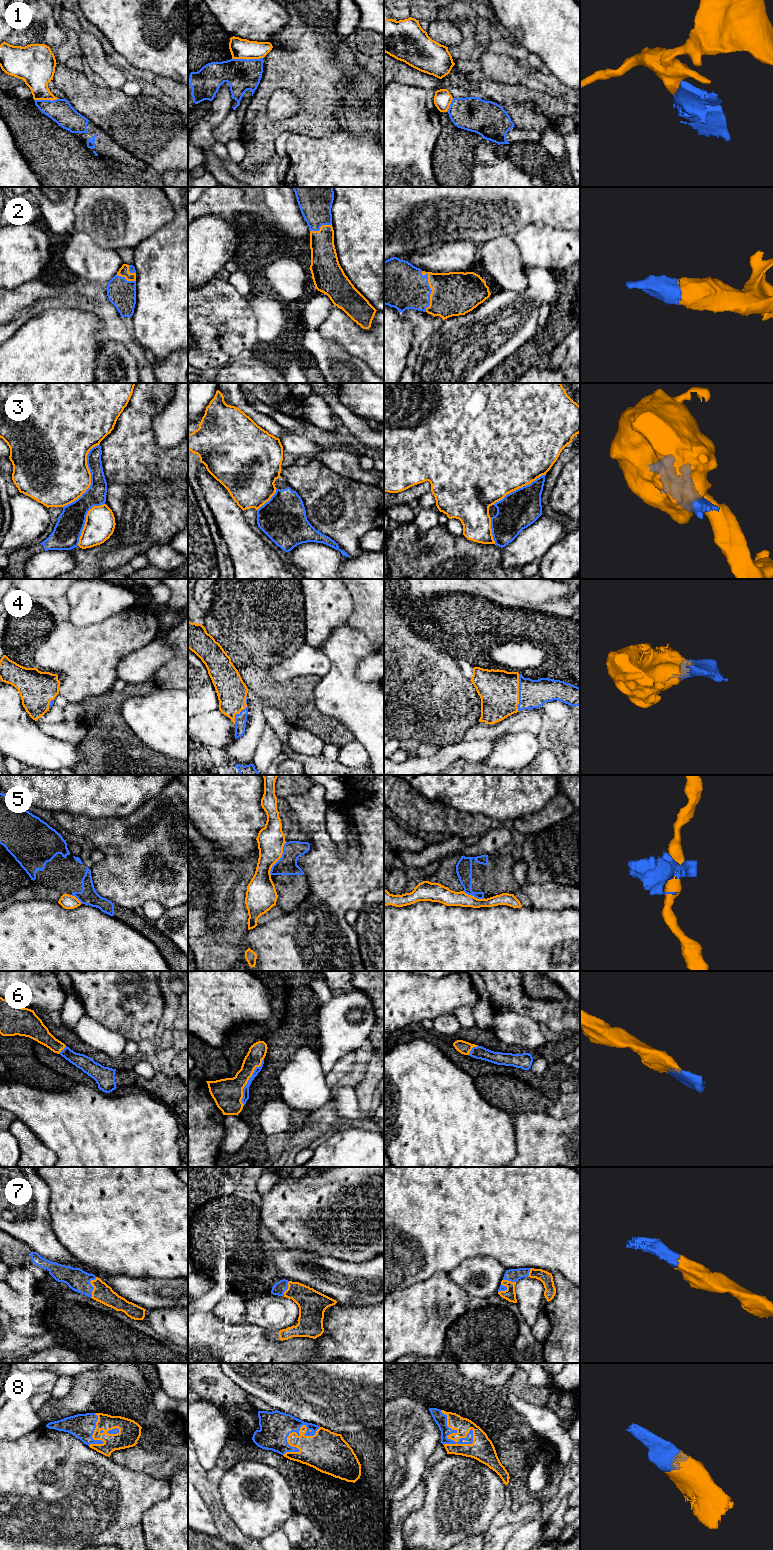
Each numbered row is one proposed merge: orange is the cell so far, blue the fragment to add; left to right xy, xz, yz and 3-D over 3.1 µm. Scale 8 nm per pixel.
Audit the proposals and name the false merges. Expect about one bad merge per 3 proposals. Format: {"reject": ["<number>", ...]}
{"reject": ["1", "3", "5"]}

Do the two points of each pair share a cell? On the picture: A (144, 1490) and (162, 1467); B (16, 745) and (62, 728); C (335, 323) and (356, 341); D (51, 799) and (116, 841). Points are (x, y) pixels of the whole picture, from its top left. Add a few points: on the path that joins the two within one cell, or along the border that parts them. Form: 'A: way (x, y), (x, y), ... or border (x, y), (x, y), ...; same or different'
A: border (132, 1469), (167, 1481); different
B: border (39, 727), (45, 733), (69, 743); different
C: way (340, 328), (351, 336); same
D: border (53, 812), (78, 813), (96, 819); different

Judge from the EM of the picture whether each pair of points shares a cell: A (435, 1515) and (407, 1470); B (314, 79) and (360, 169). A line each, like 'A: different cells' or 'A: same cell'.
A: different cells
B: different cells

